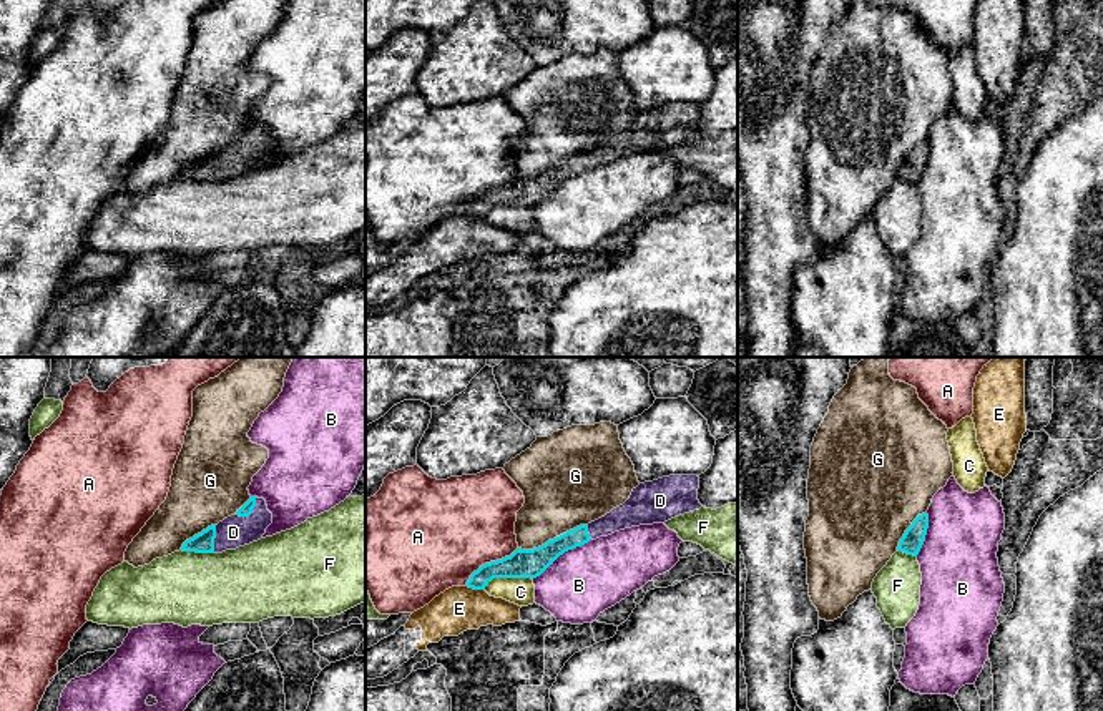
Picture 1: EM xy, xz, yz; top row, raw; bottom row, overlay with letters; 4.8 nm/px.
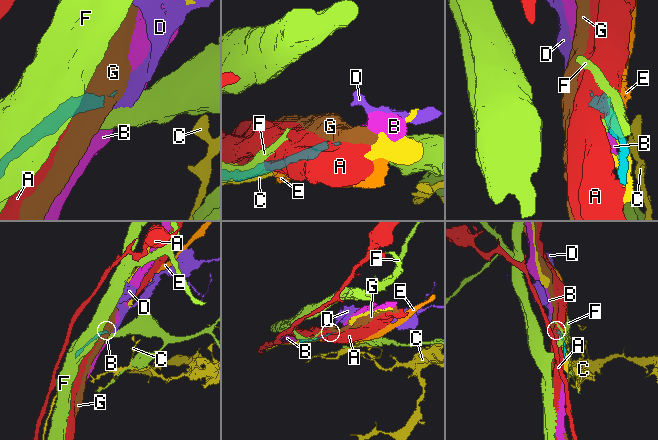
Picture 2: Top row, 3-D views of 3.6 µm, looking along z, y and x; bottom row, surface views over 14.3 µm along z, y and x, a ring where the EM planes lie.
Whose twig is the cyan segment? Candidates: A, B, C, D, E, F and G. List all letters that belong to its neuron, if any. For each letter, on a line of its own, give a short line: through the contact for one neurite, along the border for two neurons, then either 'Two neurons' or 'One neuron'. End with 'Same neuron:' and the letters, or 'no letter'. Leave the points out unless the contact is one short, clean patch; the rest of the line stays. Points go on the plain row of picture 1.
A: Two neurons
B: Two neurons
C: Two neurons
D: Line: xy (246, 137), (250, 142), (233, 160). One neuron
E: Two neurons
F: Two neurons
G: Two neurons
Same neuron: D

